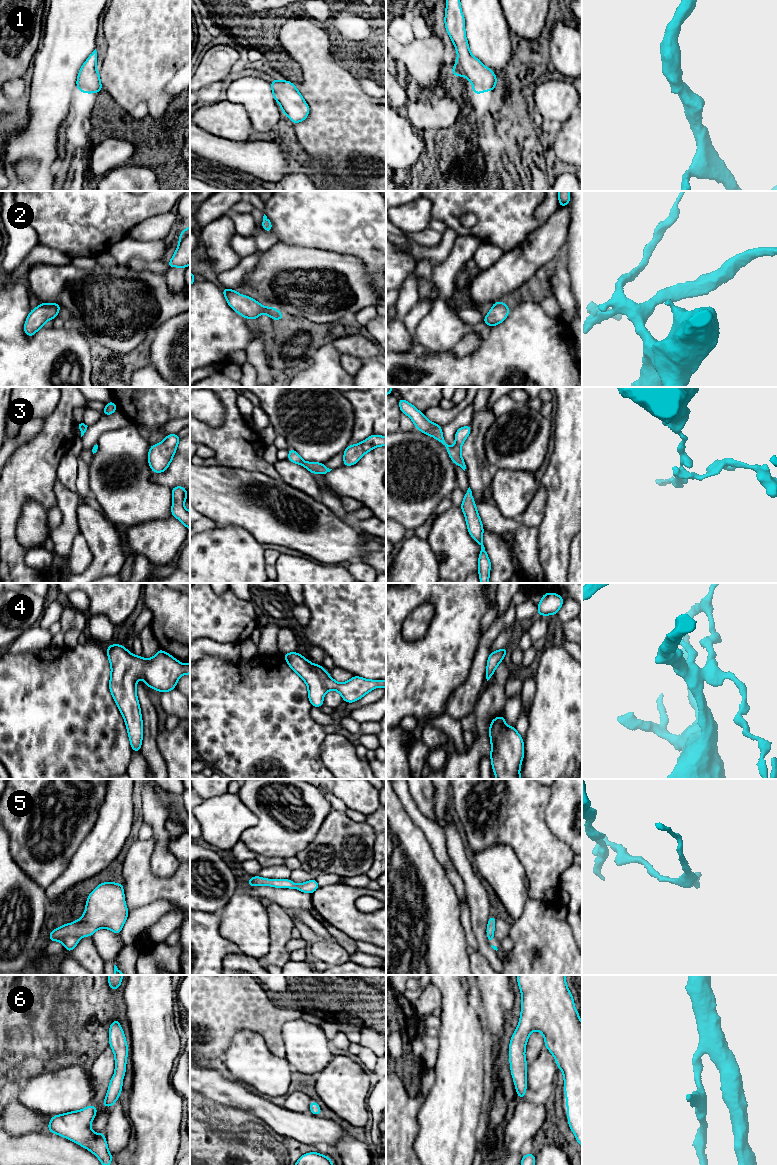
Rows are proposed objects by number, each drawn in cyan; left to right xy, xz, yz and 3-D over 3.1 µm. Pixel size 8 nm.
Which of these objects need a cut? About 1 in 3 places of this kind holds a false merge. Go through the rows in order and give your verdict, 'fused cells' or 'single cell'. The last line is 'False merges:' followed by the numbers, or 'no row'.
1: single cell
2: single cell
3: single cell
4: single cell
5: single cell
6: single cell
False merges: no row

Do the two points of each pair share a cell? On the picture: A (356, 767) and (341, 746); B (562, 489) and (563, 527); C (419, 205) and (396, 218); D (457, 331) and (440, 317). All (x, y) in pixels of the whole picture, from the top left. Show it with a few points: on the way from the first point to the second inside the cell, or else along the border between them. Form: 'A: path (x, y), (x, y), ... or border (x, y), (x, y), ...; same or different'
A: path (351, 762), (341, 751); same
B: path (563, 498), (563, 518); same
C: path (413, 211), (407, 217), (402, 217); same
D: path (453, 330), (444, 321); same

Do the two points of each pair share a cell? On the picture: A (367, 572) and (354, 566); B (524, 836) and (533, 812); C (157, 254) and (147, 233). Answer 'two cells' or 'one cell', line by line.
A: one cell
B: one cell
C: two cells

